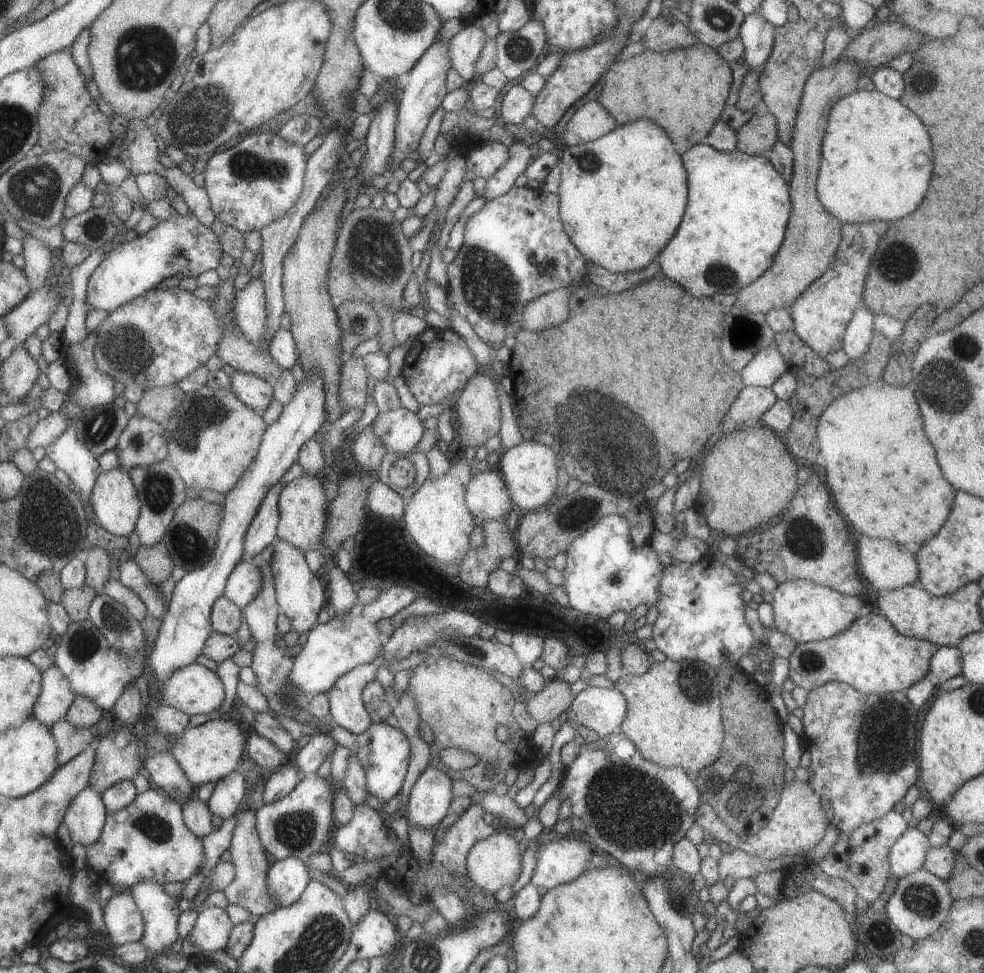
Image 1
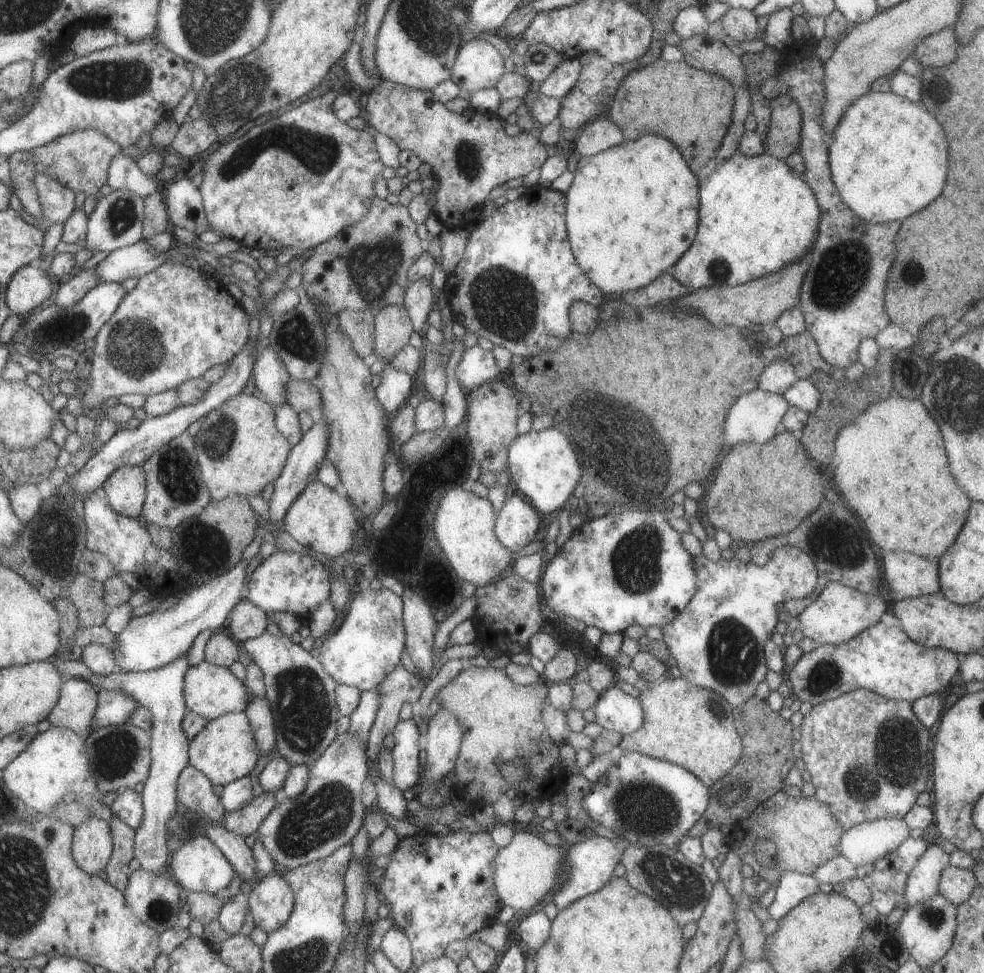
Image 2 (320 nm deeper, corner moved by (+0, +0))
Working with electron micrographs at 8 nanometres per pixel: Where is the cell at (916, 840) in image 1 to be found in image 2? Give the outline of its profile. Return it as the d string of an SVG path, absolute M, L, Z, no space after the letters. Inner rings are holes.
M929 844L909 871L903 902L909 907L925 902L938 893L941 871L948 865L948 854L939 844Z

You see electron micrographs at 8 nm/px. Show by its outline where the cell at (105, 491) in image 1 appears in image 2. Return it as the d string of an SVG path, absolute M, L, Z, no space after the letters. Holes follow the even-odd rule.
M123 465L115 469L102 484L109 506L121 516L137 517L142 513L146 488L140 466Z

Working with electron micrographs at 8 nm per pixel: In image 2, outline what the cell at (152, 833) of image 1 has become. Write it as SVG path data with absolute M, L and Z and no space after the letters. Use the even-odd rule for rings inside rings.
M205 835L195 836L173 847L168 863L172 878L184 892L215 894L217 890L225 888L233 880L233 874L235 874L226 856Z

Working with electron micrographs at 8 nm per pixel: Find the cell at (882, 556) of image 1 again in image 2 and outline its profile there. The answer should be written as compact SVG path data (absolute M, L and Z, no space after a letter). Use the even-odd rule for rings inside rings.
M905 551L879 552L882 578L897 599L934 595L939 592L936 561Z

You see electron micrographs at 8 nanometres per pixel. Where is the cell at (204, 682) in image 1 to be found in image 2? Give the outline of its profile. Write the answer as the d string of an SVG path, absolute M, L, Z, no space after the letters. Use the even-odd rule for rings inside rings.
M205 660L190 666L185 671L183 696L186 708L202 716L206 721L225 713L244 711L250 699L243 680L237 679L228 667L212 665Z

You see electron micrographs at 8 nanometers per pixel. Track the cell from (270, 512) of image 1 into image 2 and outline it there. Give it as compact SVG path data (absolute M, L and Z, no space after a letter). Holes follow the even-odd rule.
M239 561L234 567L205 584L186 590L177 604L167 611L153 611L131 619L114 639L112 650L118 670L121 672L147 672L161 668L190 650L193 638L208 628L210 631L223 629L230 610L243 597L241 588L245 578L245 566Z

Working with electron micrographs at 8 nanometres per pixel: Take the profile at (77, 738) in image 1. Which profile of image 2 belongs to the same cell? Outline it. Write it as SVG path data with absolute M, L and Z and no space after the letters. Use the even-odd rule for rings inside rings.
M98 689L97 693L97 708L94 712L92 730L127 723L131 713L139 706L133 697L119 689Z

